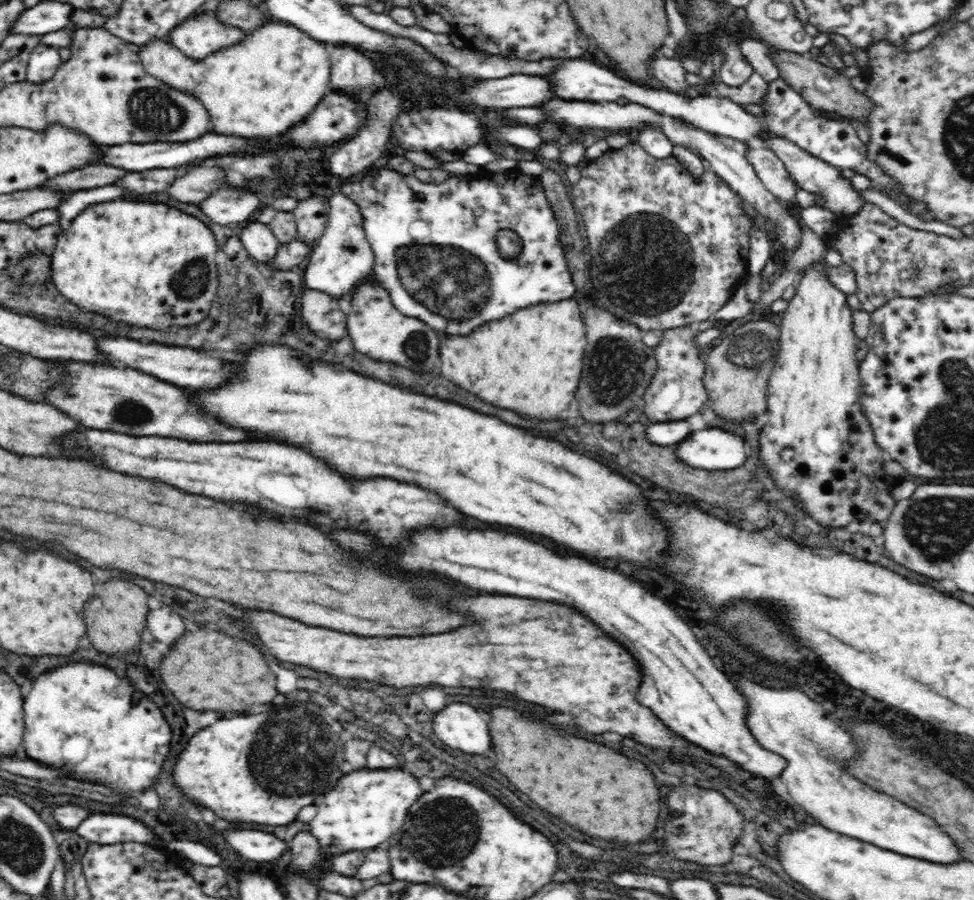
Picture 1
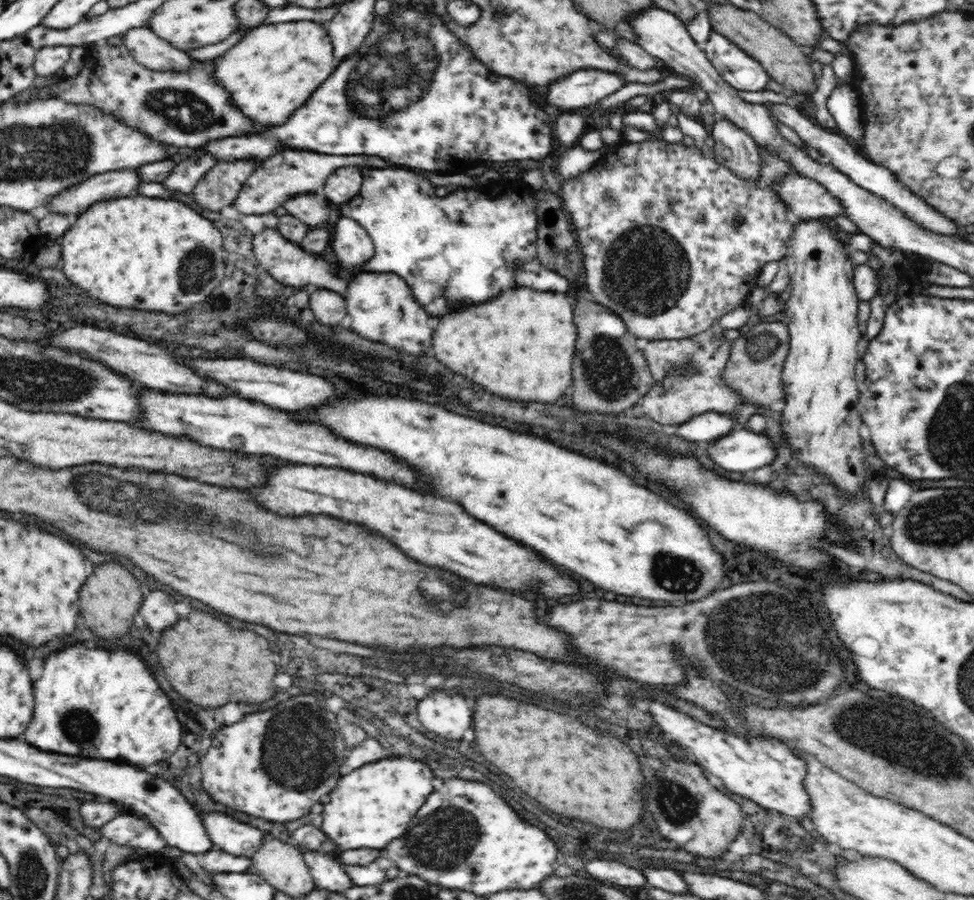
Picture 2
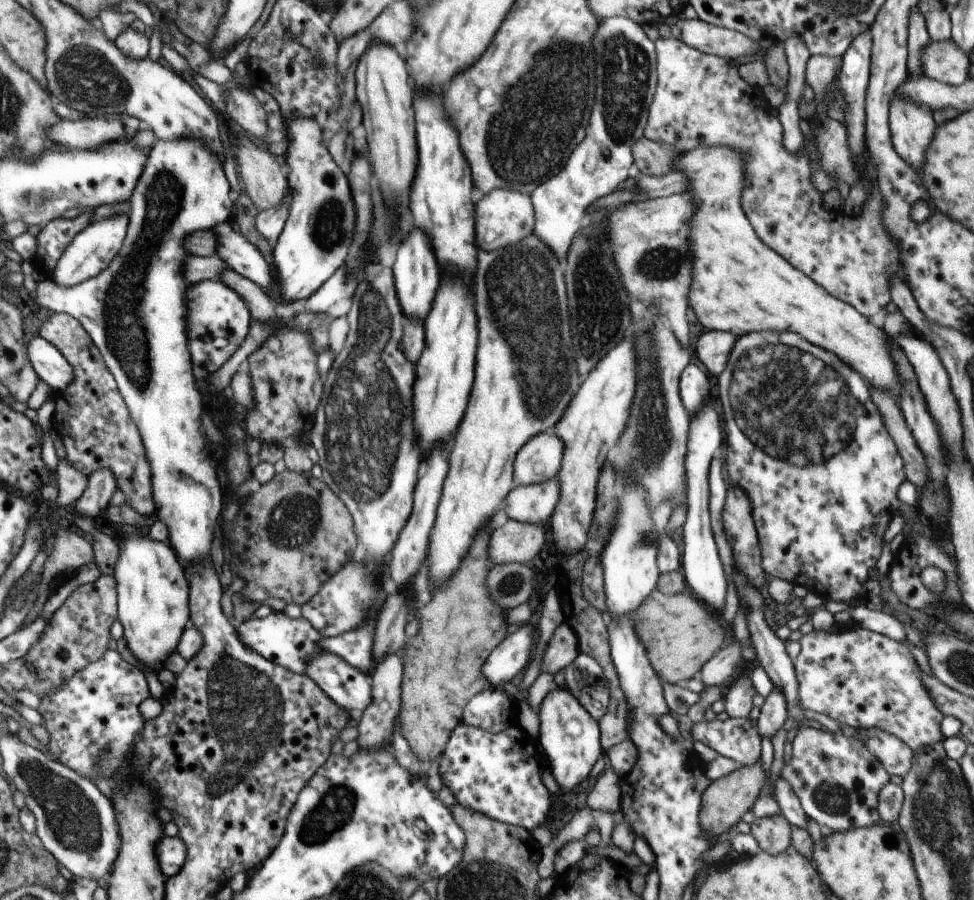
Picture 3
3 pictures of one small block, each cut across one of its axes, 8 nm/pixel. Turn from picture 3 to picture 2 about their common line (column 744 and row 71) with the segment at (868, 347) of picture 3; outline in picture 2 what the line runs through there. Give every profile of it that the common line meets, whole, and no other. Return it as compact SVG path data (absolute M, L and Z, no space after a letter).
M310 20L290 21L276 24L260 24L248 31L229 51L212 60L212 75L228 91L236 107L254 123L268 128L284 124L296 108L300 108L310 94L334 72L338 59L334 56L334 47L327 28Z

